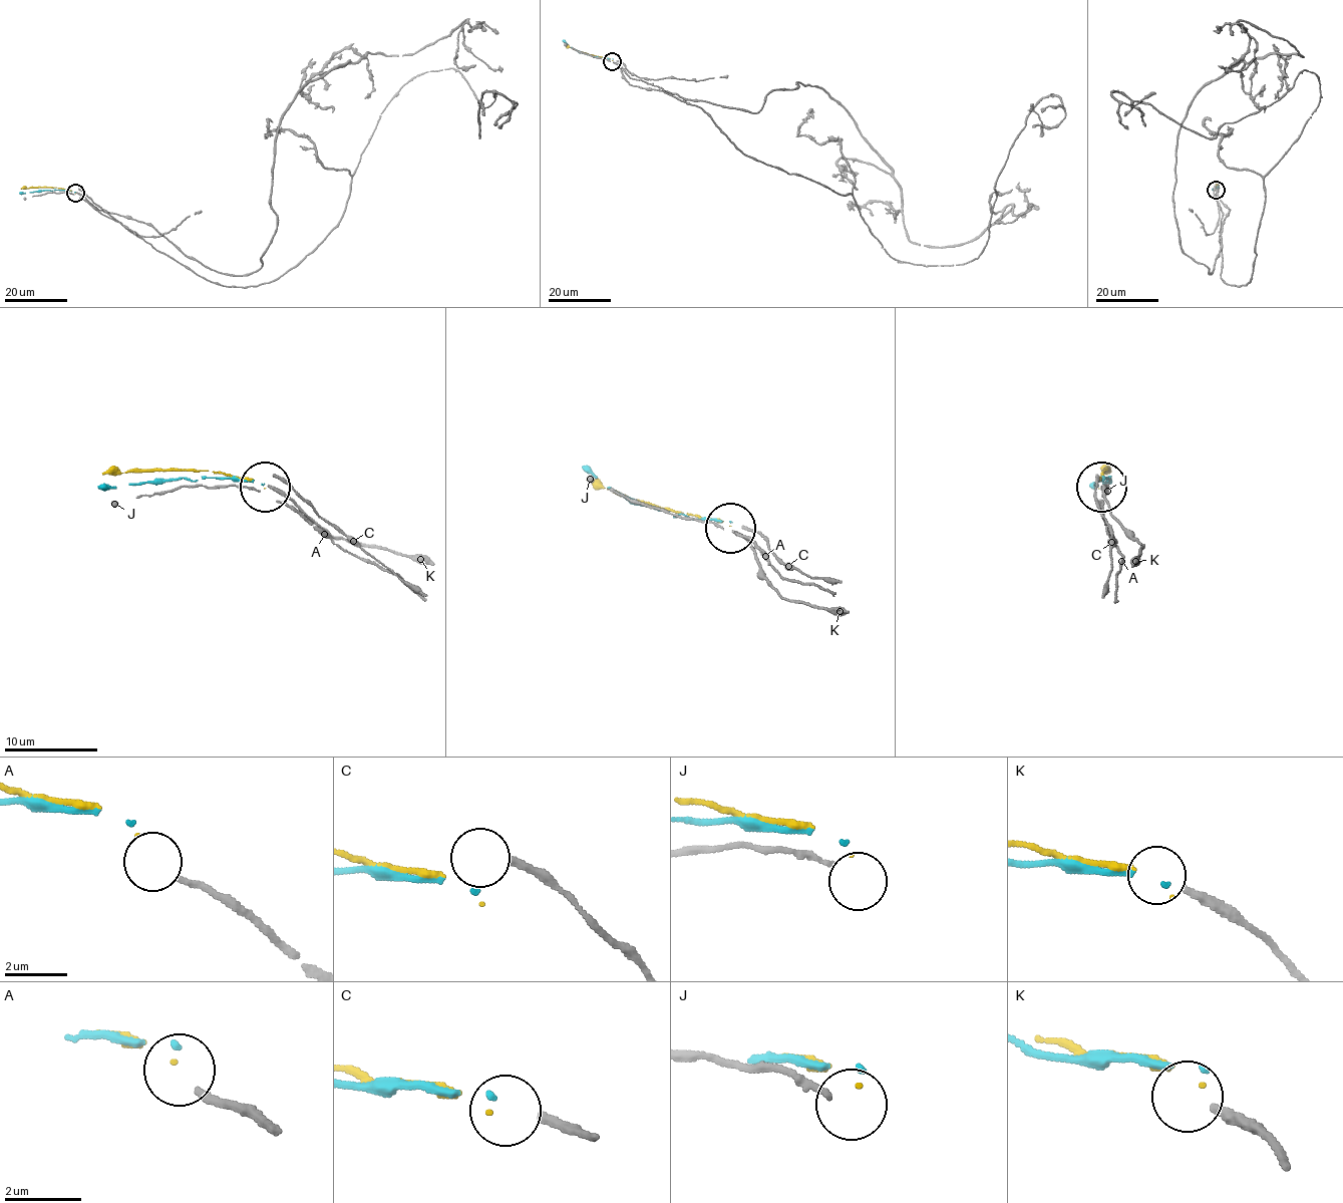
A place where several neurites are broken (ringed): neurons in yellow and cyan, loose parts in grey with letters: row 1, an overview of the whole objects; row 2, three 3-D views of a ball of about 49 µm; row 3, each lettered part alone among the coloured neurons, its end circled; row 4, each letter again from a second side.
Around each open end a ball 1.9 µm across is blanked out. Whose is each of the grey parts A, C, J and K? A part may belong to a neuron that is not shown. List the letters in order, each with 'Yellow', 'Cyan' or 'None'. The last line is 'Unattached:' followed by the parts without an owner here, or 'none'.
A: None
C: None
J: None
K: None
Unattached: A, C, J, K

